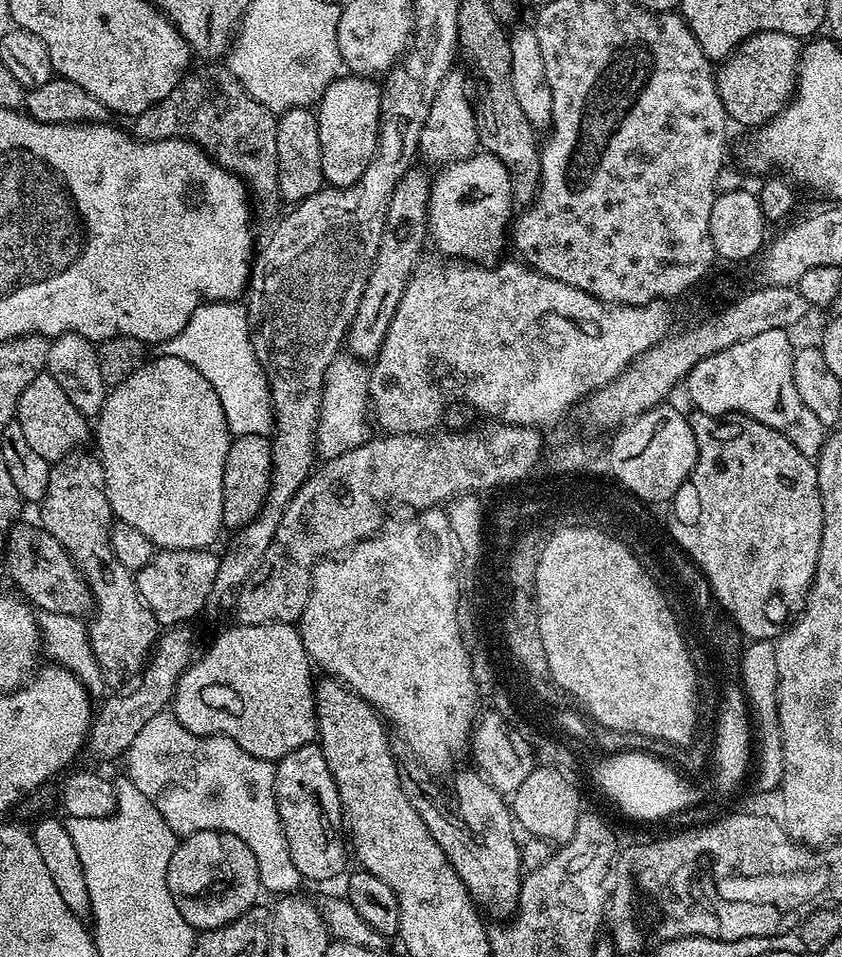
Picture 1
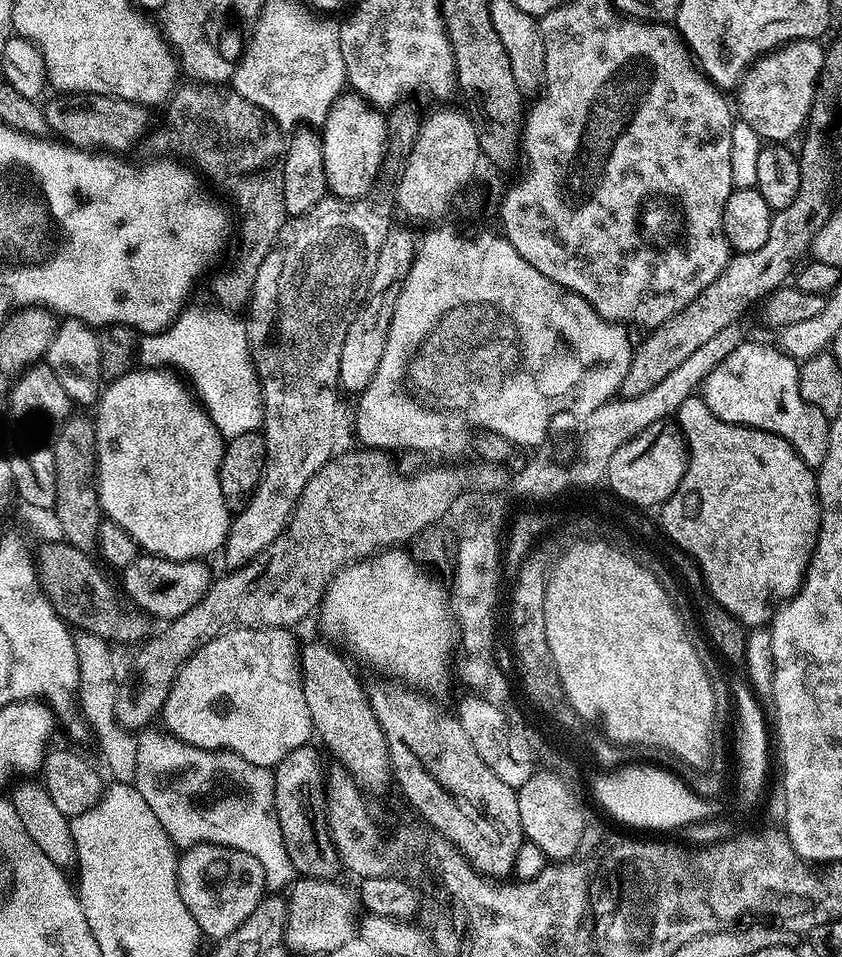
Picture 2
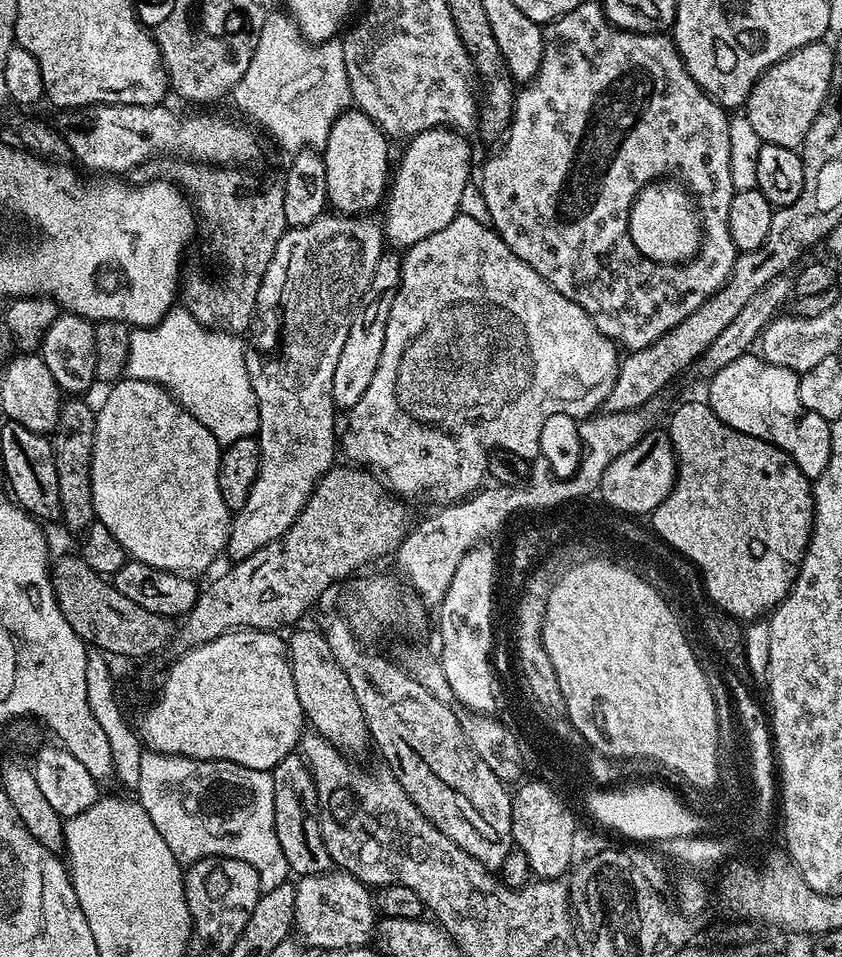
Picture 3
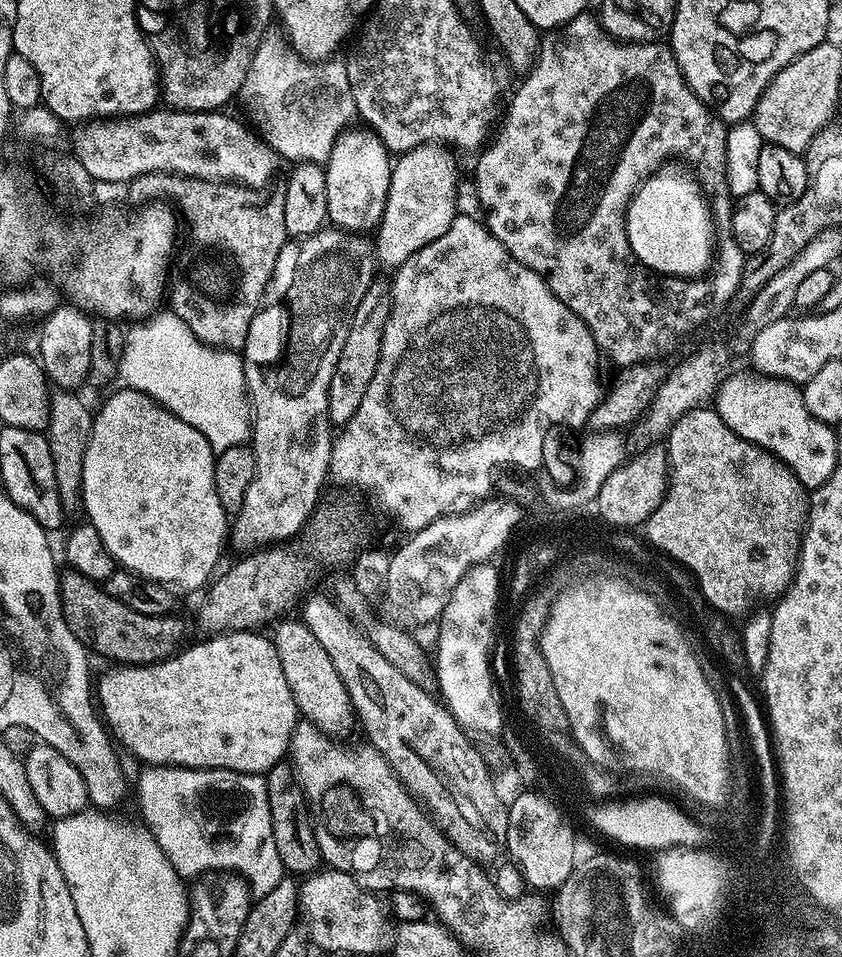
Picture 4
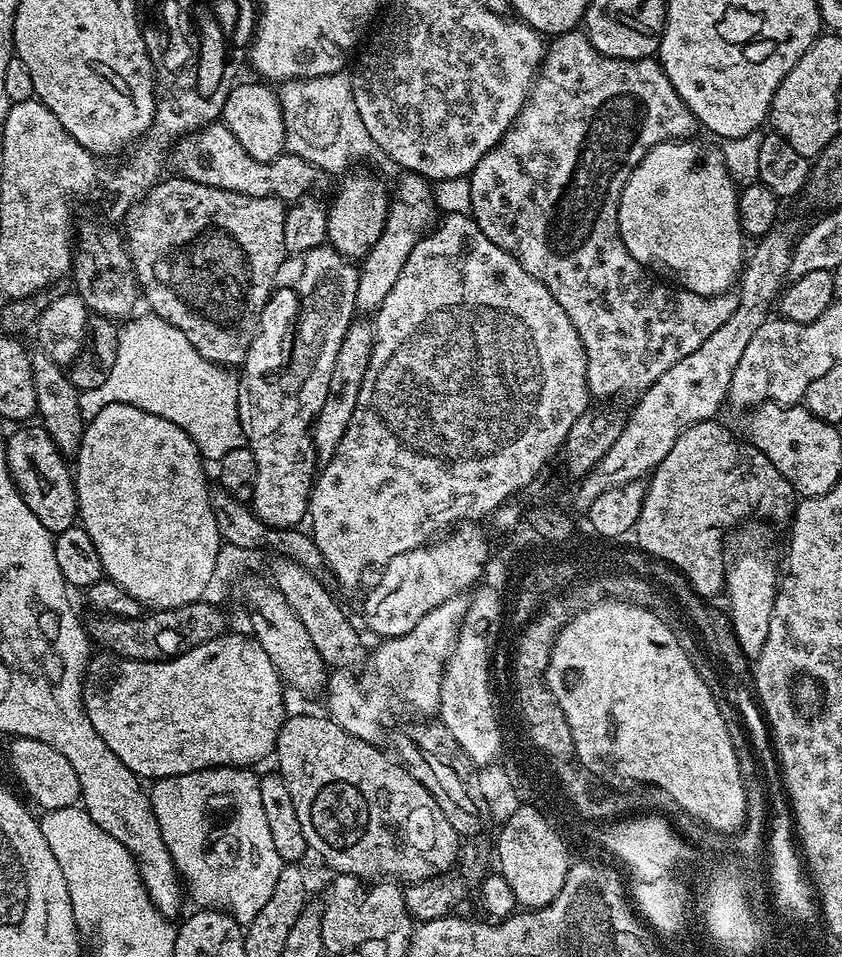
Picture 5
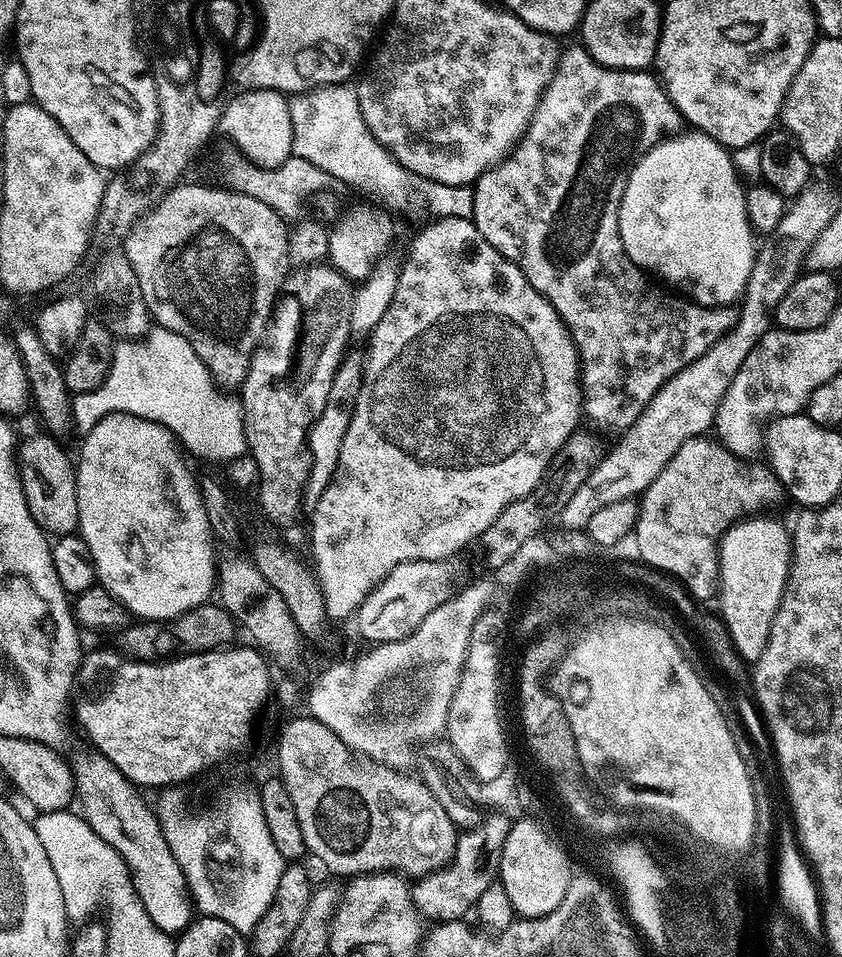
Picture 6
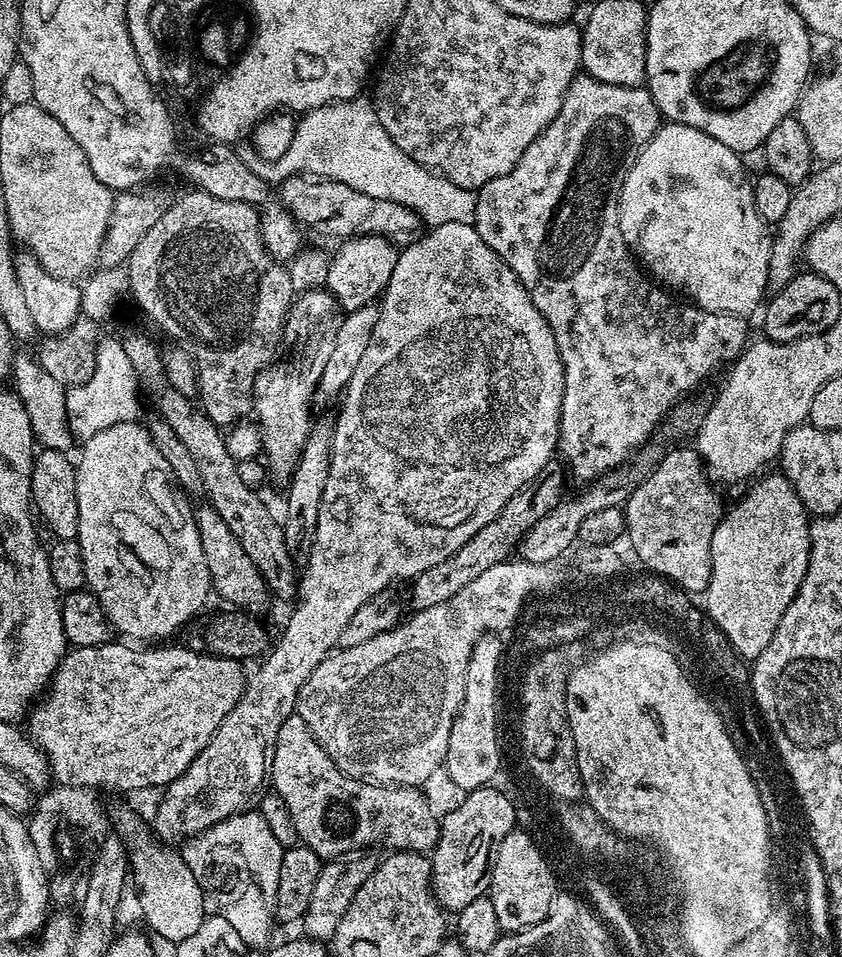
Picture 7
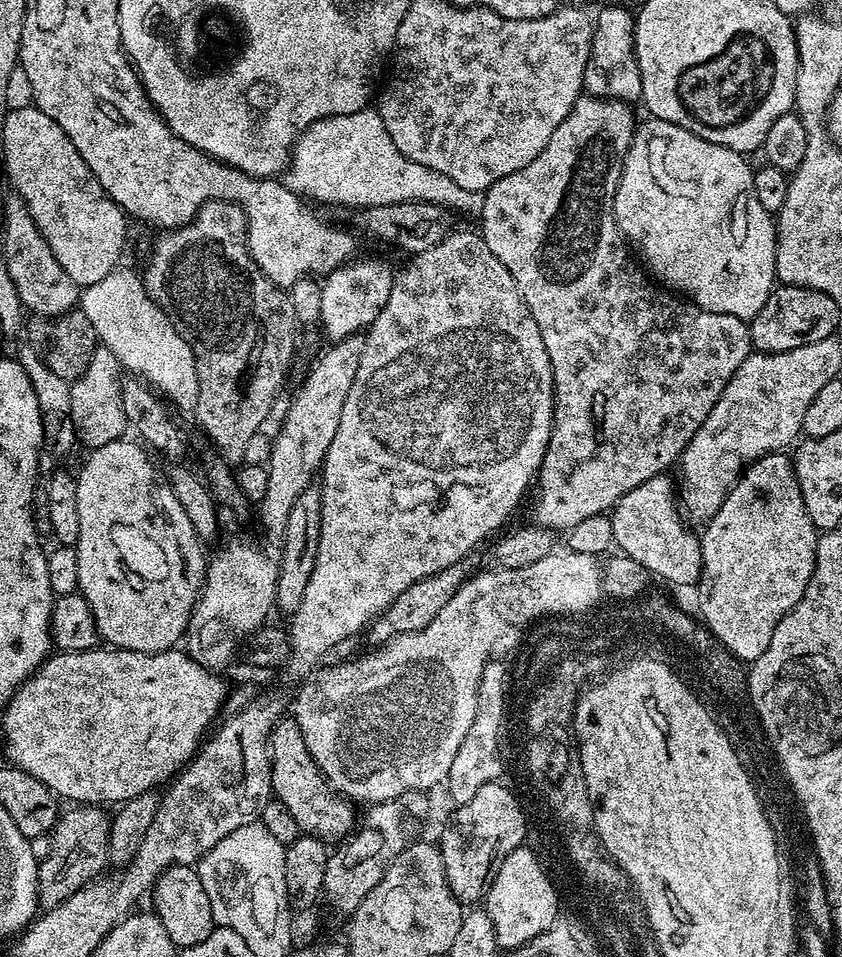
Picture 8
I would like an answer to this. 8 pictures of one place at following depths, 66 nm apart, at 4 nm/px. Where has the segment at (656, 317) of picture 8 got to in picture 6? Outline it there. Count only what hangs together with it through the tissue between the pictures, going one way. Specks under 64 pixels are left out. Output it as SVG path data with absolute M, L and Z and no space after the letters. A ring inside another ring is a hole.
M583 46L575 47L565 47L563 49L556 67L556 75L552 77L551 83L548 84L548 89L544 92L540 105L536 107L534 118L528 129L524 131L524 136L517 142L515 148L508 153L502 163L497 164L489 172L477 178L472 188L474 210L472 211L471 221L482 234L482 238L486 238L486 242L490 242L490 246L494 246L494 250L498 250L498 254L502 254L507 260L514 262L514 266L518 266L522 270L522 274L526 274L530 286L534 286L534 290L538 290L538 294L542 294L548 299L550 306L560 315L565 327L568 328L568 333L572 336L572 343L576 345L578 381L582 393L582 412L586 420L588 418L594 427L601 428L604 432L623 434L646 410L649 402L658 394L661 386L674 378L680 370L690 366L698 358L702 358L720 338L734 327L738 312L732 306L707 308L701 304L693 303L691 299L685 298L683 295L673 294L671 291L668 291L669 293L644 292L646 272L633 263L632 259L624 253L624 247L622 246L620 227L618 226L620 203L622 202L624 187L628 181L628 173L631 172L633 164L644 153L650 151L655 144L660 143L665 134L675 133L681 127L679 124L682 124L682 117L679 110L672 105L672 100L665 95L664 87L659 79L651 71L623 72L622 70L606 68L594 62Z

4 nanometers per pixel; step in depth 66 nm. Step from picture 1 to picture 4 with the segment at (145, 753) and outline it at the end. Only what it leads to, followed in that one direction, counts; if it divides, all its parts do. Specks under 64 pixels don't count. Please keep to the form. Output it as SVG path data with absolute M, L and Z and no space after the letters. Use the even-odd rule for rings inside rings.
M155 766L145 767L143 771L140 781L134 784L134 796L140 799L140 812L144 815L143 823L181 878L200 876L203 872L235 874L246 881L249 893L256 898L270 894L270 890L285 879L286 869L275 845L274 826L270 818L268 781L261 773L225 768Z

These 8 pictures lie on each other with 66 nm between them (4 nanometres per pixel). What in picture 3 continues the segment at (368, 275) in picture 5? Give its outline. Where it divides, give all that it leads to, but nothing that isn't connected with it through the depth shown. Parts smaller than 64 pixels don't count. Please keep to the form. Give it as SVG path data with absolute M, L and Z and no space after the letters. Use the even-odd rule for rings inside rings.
M431 128L426 132L419 132L417 136L411 137L407 141L408 149L404 152L404 157L400 160L400 165L395 165L394 175L390 180L390 191L386 196L386 208L388 204L388 217L385 220L382 220L382 227L384 230L384 235L386 237L387 243L389 245L392 244L396 248L396 250L407 250L412 247L413 244L417 244L418 242L422 242L422 238L430 238L430 234L438 234L438 230L442 230L446 226L450 226L450 222L453 218L460 212L460 199L462 198L462 190L464 187L470 183L470 177L468 176L472 172L472 148L467 144L465 137L461 135L461 133L451 129L451 128Z

